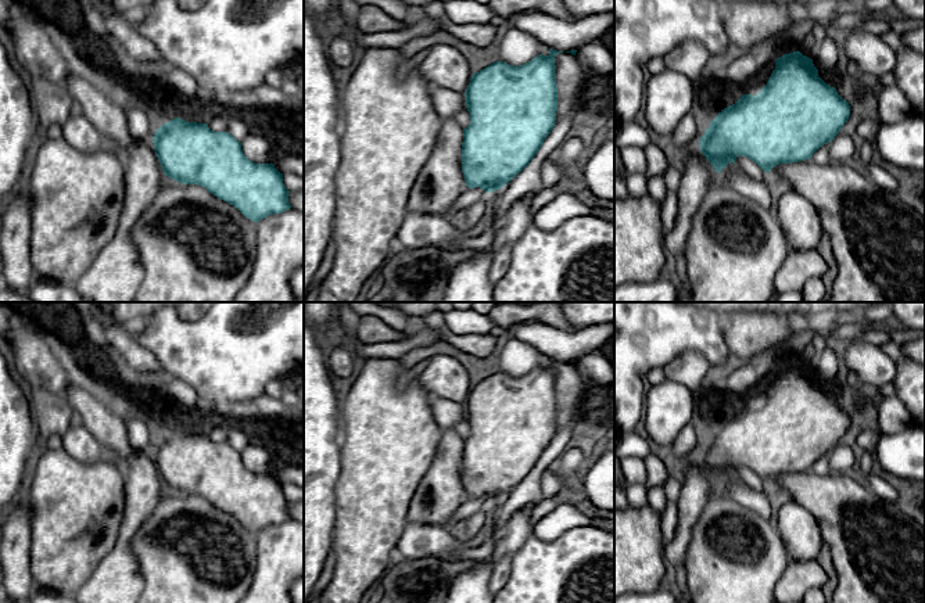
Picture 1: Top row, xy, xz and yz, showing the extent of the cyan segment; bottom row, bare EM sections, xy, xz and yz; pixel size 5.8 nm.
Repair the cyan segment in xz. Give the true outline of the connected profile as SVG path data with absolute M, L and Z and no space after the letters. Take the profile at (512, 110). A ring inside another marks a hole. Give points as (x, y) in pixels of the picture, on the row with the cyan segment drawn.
M549 49L548 55L539 54L519 67L496 61L473 73L465 91L470 125L463 129L462 143L462 172L469 189L480 187L487 193L502 189L530 164L542 147L544 140L556 123L557 85L555 57L559 53L563 51Z

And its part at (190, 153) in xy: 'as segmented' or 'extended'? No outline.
as segmented

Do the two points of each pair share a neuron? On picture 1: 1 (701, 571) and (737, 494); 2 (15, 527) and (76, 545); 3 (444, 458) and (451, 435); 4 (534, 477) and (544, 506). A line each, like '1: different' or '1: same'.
1: different
2: different
3: same
4: different

